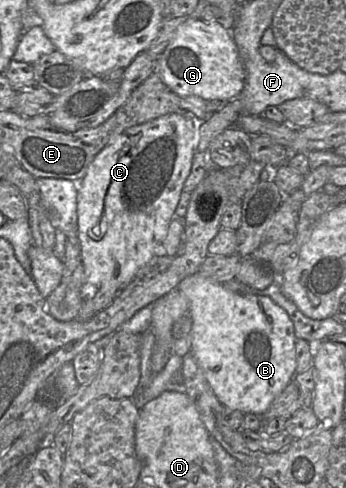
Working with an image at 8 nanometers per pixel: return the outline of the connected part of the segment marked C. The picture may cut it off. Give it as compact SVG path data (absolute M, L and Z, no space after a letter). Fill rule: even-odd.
M173 112L131 126L104 146L89 164L77 191L77 240L84 268L84 284L80 290L82 299L91 299L102 286L123 289L139 269L160 251L184 182L191 171L198 129L203 122L192 112ZM95 227L100 229L97 236L91 233Z

